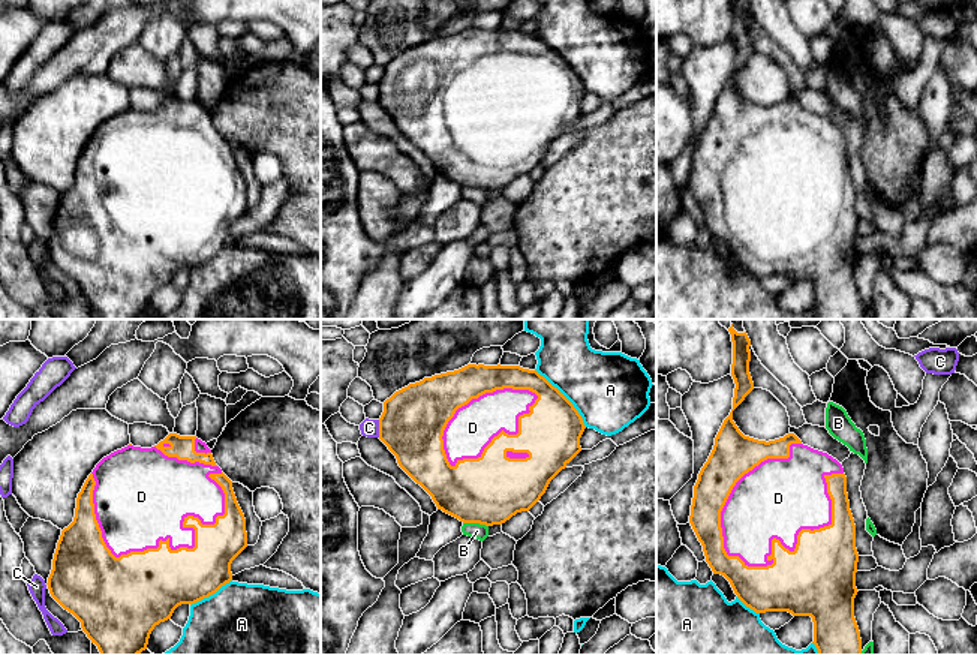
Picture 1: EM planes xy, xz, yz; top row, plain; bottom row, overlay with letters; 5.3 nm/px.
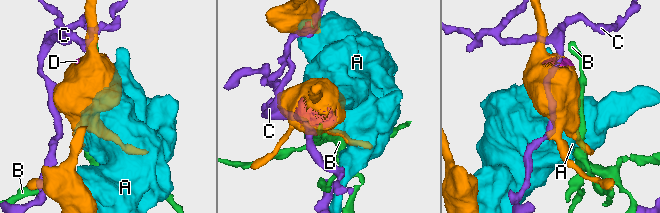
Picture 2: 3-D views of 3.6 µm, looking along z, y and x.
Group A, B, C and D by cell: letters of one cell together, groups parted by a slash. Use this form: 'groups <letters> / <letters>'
groups A / B / C / D

